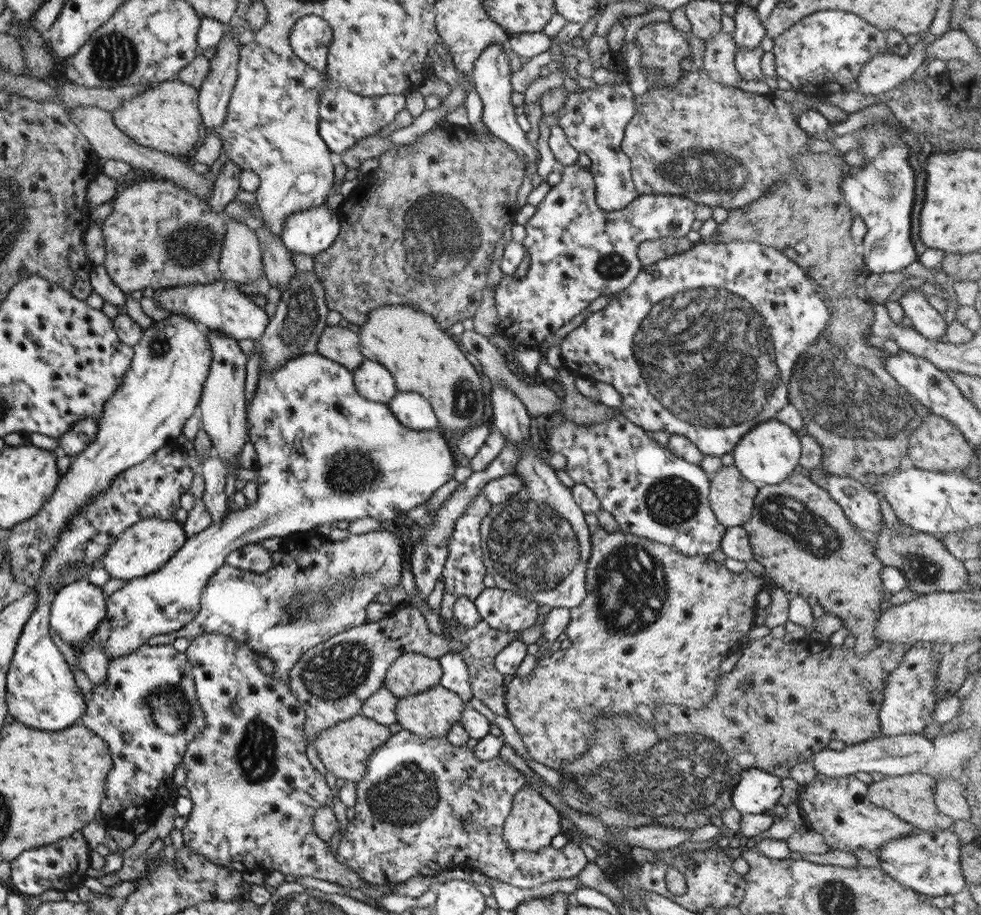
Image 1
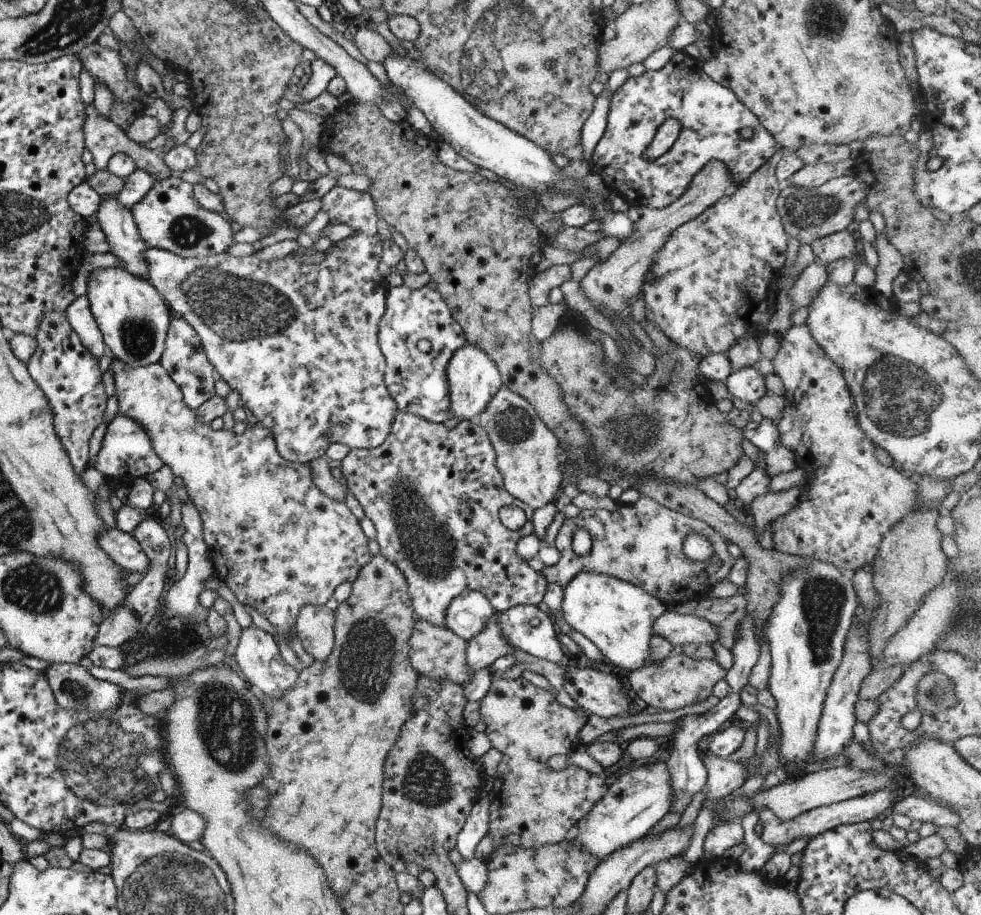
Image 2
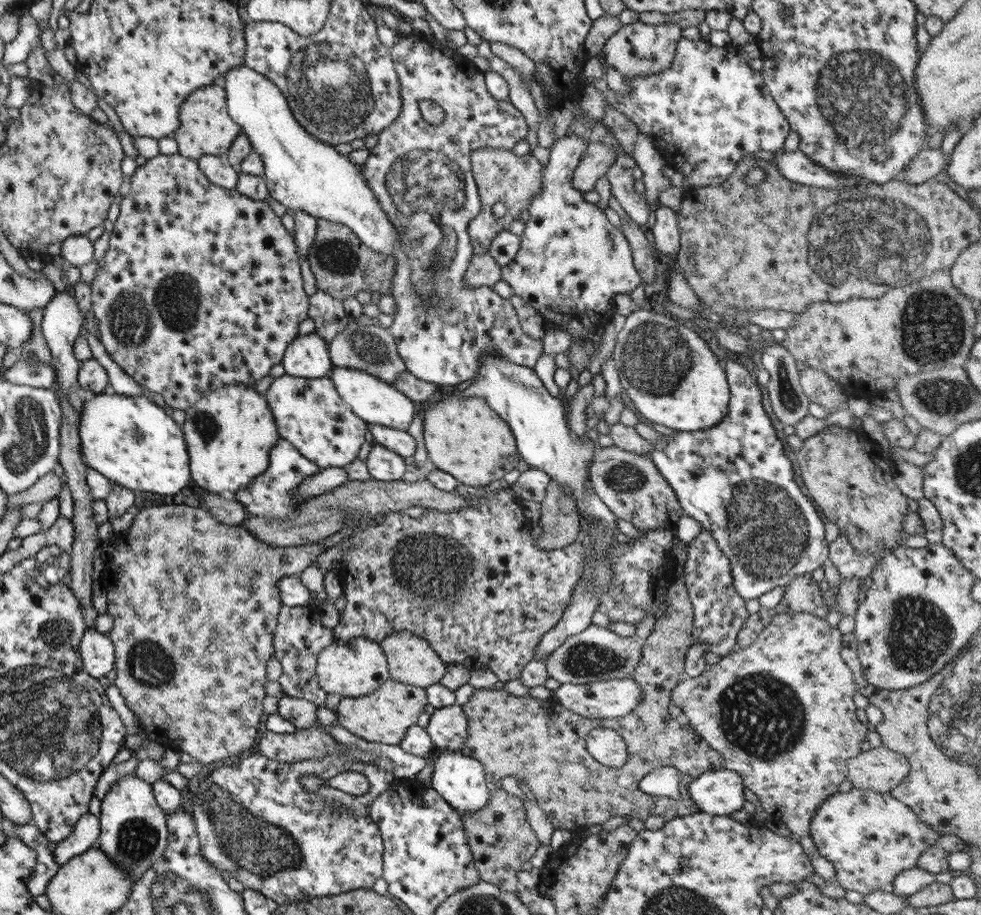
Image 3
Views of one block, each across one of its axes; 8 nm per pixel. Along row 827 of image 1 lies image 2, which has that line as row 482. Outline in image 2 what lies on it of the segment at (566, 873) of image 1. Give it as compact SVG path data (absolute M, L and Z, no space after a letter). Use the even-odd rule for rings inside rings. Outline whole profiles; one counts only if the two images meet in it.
M396 411L393 417L390 428L387 432L387 436L383 439L383 442L372 449L350 449L349 452L343 457L340 462L339 470L341 476L345 478L346 489L357 500L359 506L364 512L364 516L369 518L375 528L375 542L379 545L379 552L383 558L386 558L391 564L394 564L399 572L404 576L406 580L407 594L411 599L411 606L414 612L414 616L421 620L427 620L430 624L435 626L445 626L445 610L449 606L449 602L459 596L461 593L467 590L473 590L480 592L484 597L487 597L489 604L497 611L502 613L508 608L517 605L531 605L537 606L543 598L545 592L546 580L543 578L543 574L539 571L531 569L525 561L522 561L517 554L515 554L516 542L519 538L529 536L533 532L533 526L531 526L531 515L533 510L523 504L520 500L513 498L503 486L501 475L495 468L495 452L491 448L489 438L487 438L486 430L483 430L482 426L476 420L462 420L457 422L451 430L445 428L442 423L430 423L424 418L413 416L401 411ZM505 504L513 504L517 508L521 508L525 513L525 524L519 528L519 530L509 530L505 528L499 518L497 518L497 512L499 508L505 506Z

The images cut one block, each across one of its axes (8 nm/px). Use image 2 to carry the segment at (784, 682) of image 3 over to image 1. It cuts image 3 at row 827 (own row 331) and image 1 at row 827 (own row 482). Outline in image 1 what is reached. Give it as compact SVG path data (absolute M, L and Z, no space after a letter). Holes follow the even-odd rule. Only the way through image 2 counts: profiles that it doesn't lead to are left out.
M816 773L811 783L799 791L803 809L802 822L807 828L822 834L829 850L854 852L857 848L878 854L878 850L892 838L901 838L919 830L901 820L887 809L871 804L866 795L866 784L853 774L830 777Z

